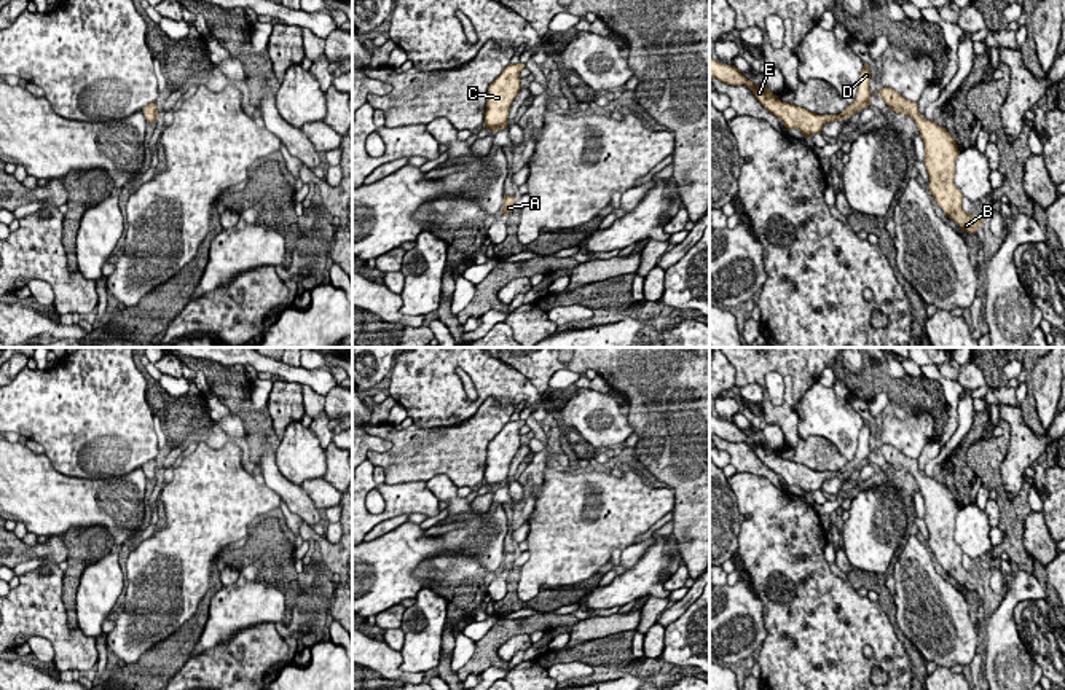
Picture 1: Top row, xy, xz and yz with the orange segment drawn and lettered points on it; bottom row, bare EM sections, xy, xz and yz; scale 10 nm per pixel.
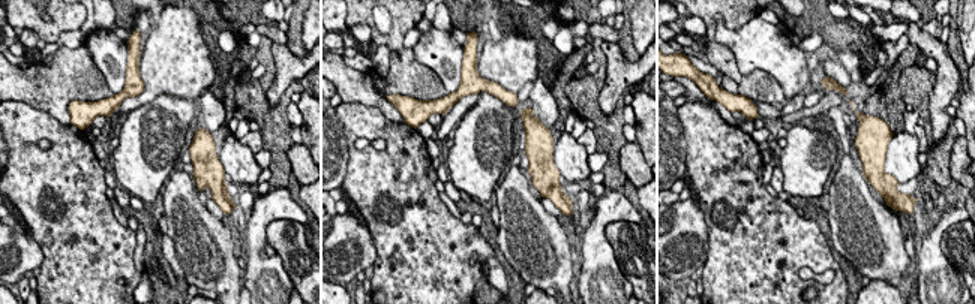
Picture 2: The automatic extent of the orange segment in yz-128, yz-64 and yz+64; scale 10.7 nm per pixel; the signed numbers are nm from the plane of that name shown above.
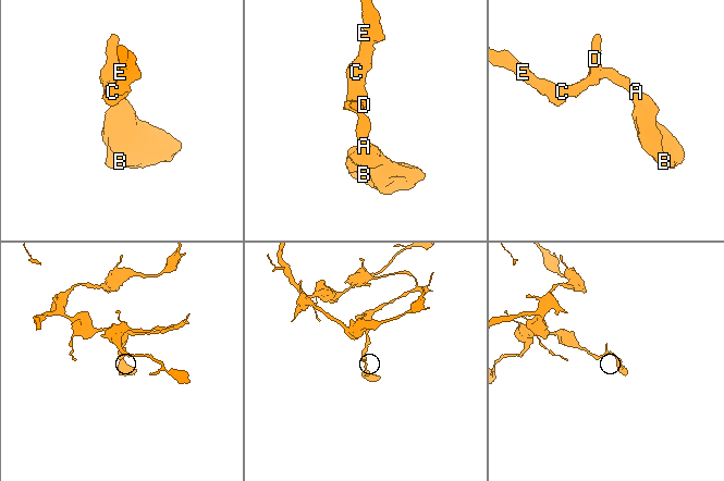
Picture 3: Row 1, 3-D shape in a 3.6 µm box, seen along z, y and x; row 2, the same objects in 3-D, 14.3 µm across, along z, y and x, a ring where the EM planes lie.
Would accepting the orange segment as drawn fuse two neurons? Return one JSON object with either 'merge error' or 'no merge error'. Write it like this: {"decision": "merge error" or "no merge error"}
{"decision": "no merge error"}

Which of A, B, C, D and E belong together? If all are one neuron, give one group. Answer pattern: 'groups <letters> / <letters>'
groups A B C D E

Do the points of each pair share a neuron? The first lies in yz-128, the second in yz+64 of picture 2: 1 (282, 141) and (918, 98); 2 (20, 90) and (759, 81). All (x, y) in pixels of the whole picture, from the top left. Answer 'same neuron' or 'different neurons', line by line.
1: same neuron
2: same neuron

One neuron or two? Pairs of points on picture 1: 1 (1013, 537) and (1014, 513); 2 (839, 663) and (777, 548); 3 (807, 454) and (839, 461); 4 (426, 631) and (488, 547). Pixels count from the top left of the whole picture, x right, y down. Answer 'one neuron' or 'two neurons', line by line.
1: one neuron
2: one neuron
3: one neuron
4: two neurons

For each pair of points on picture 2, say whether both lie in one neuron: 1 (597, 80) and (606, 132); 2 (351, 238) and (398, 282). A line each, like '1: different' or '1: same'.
1: same
2: different

